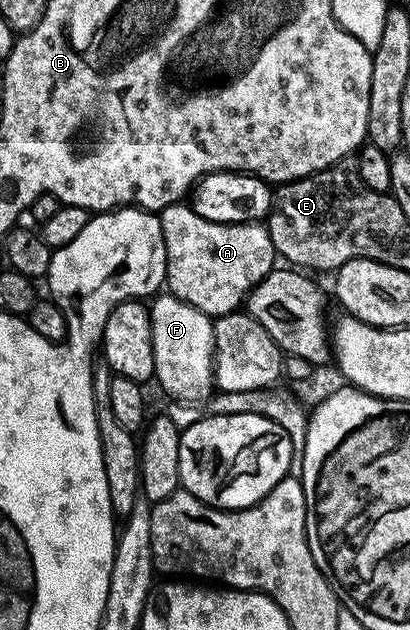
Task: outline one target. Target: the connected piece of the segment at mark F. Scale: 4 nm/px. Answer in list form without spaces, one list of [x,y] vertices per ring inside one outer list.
[[[168,293],[158,294],[150,302],[149,316],[152,325],[152,352],[155,358],[154,380],[172,400],[188,404],[205,402],[215,391],[212,318]]]

